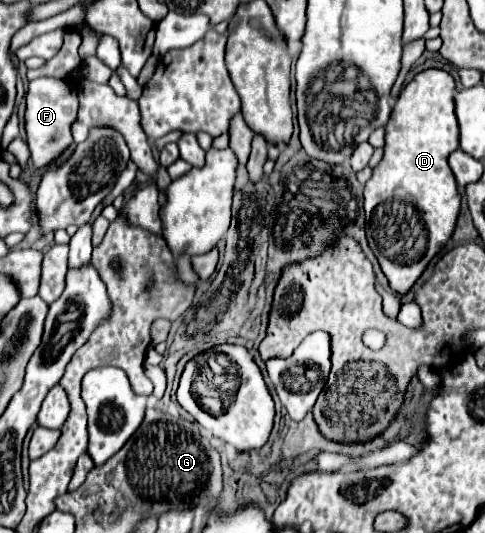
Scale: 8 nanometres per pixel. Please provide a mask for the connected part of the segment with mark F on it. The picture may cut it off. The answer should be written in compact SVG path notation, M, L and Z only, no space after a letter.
M40 77L30 81L26 93L26 133L34 167L38 169L46 167L72 143L70 125L76 119L76 111L78 111L78 91L74 83L52 77Z

